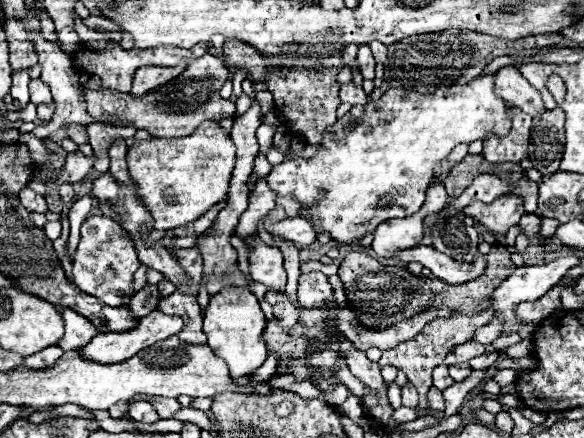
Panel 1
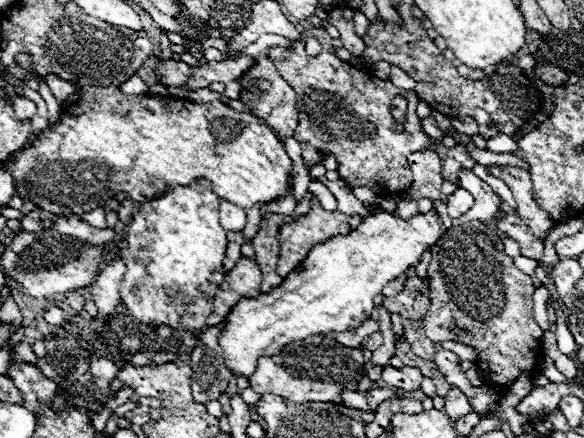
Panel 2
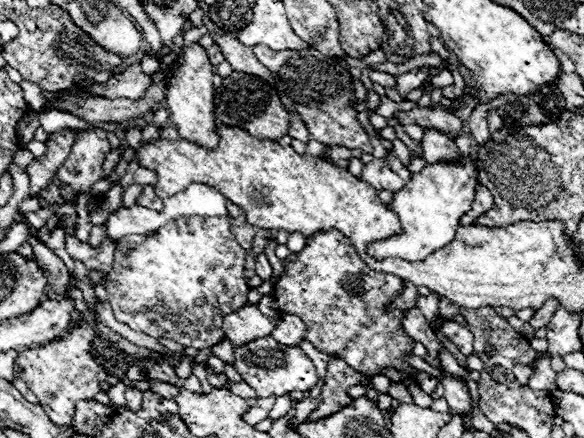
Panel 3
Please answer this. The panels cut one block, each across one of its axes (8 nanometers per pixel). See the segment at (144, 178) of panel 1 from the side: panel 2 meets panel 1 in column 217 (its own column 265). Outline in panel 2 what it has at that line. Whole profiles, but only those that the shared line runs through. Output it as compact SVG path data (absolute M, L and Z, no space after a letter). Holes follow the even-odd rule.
M80 88L82 96L72 106L62 108L60 122L44 130L32 148L22 148L12 154L12 160L4 164L14 176L16 196L22 200L30 198L38 208L64 214L82 216L102 200L114 198L116 192L128 192L136 202L148 202L176 186L190 186L194 180L206 178L212 182L212 190L222 198L230 200L240 208L252 208L254 204L268 204L286 196L294 178L292 160L286 148L276 138L268 124L252 114L230 110L220 100L208 104L194 104L178 98L150 98L150 96L128 96L120 88Z

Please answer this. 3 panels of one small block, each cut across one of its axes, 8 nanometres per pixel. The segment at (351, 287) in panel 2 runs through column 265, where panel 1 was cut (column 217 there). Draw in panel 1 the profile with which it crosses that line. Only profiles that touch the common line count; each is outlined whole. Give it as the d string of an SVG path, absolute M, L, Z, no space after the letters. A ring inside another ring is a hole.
M228 286L212 296L208 308L204 310L204 334L208 336L208 346L212 352L226 360L232 378L248 376L256 368L266 362L268 350L262 340L262 332L266 328L264 312L260 310L260 302L248 288Z

